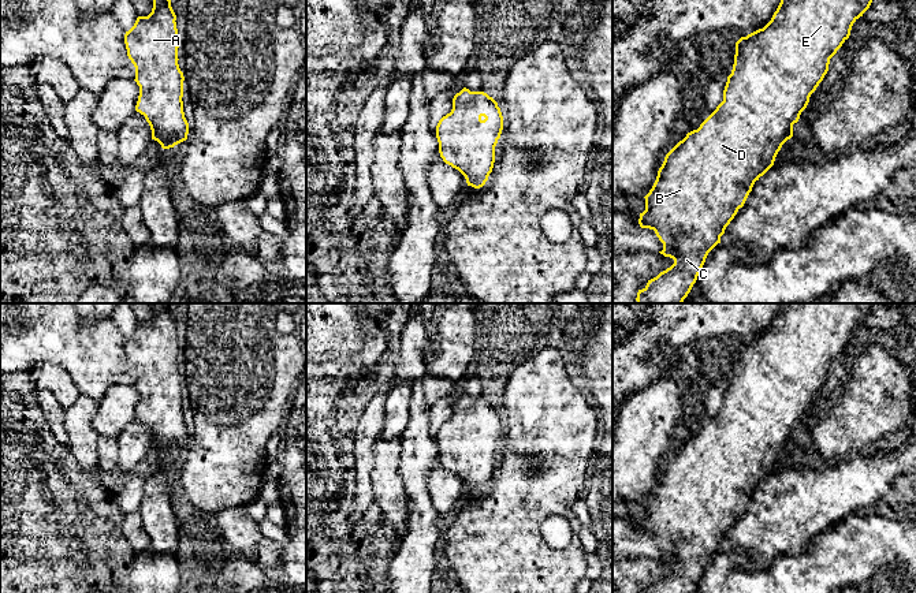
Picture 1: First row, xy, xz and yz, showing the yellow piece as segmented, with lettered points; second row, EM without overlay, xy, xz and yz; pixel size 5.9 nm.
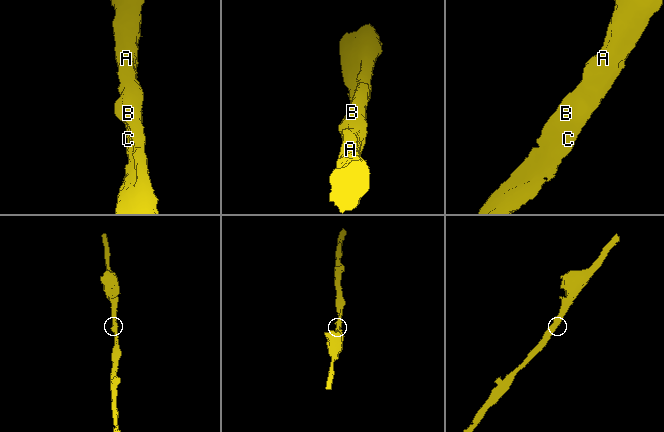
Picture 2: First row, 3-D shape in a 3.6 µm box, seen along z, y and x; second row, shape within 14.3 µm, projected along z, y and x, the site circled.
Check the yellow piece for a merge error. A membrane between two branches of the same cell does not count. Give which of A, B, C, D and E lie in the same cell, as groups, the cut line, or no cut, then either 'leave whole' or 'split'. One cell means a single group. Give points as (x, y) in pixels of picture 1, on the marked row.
A B C D E | no cut | leave whole

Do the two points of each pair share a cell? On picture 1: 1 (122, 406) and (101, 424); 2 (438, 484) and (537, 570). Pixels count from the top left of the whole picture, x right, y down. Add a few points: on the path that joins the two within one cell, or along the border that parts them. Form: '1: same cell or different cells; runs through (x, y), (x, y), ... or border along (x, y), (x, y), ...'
1: same cell; runs through (116, 411), (107, 421)
2: different cells; border along (464, 500), (458, 507)

